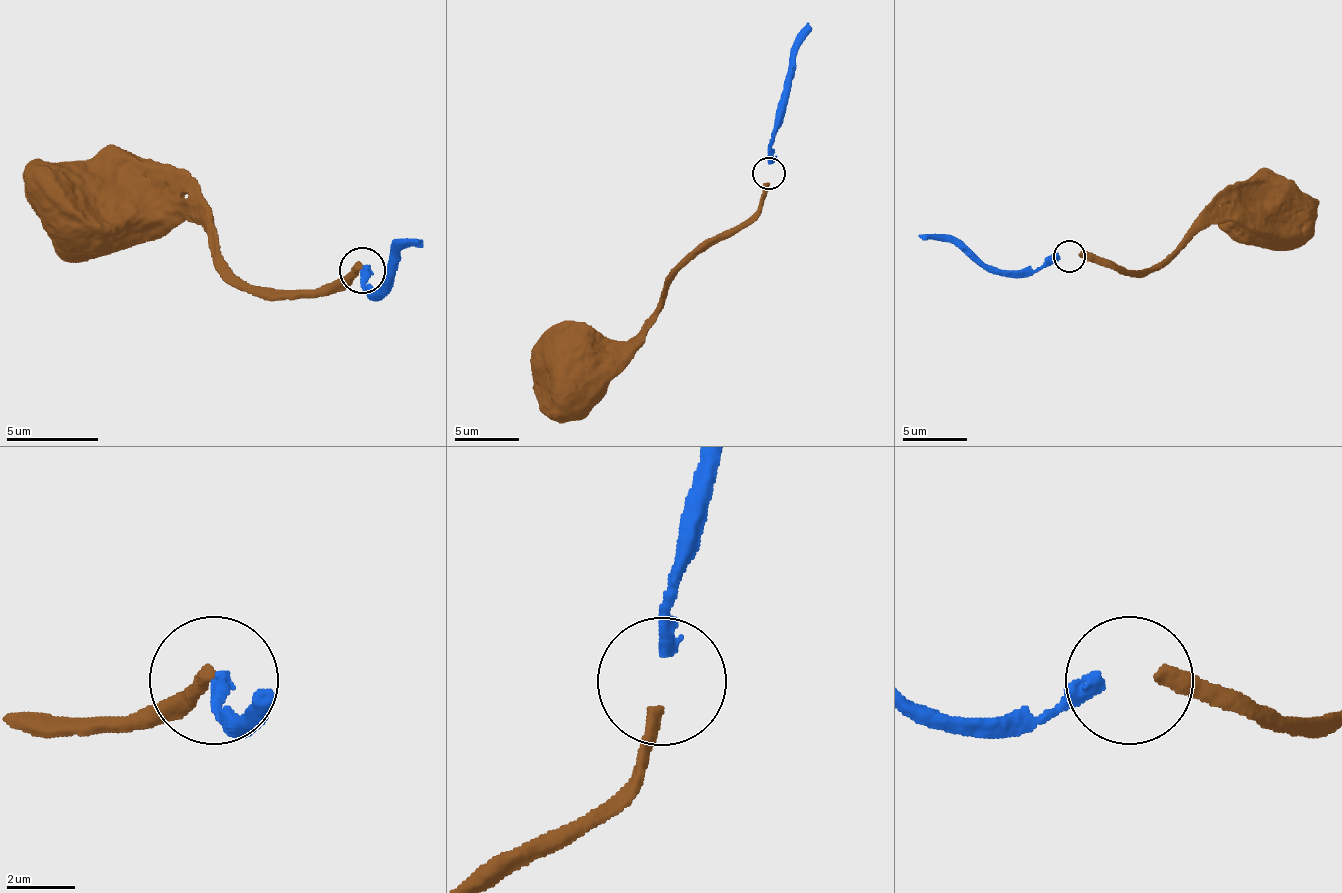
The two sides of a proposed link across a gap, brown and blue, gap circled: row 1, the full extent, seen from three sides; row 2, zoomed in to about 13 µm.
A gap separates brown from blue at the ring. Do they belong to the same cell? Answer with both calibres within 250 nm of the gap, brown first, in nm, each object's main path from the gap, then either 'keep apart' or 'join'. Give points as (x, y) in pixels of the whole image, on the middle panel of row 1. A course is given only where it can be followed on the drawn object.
440/440 nm | brown via (767, 182), (764, 201), (744, 221), (689, 260), (666, 289), (657, 321), (598, 376), (579, 376) | blue via (770, 163), (780, 95), (796, 52), (796, 40), (809, 23) | join

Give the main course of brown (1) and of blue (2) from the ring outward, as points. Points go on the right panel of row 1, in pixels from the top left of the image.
1: (1078, 257), (1097, 257), (1117, 269), (1156, 269), (1185, 244), (1217, 224), (1272, 221), (1272, 214)
2: (1059, 257), (1033, 269), (991, 269), (948, 240), (936, 240), (919, 234)

